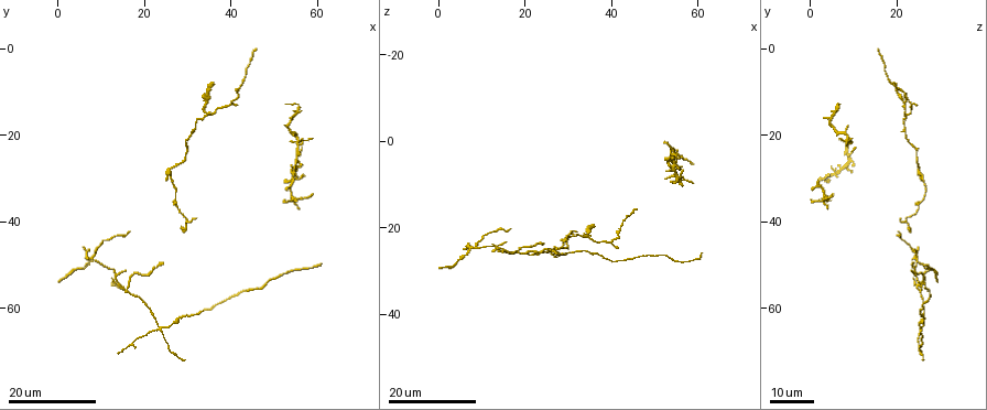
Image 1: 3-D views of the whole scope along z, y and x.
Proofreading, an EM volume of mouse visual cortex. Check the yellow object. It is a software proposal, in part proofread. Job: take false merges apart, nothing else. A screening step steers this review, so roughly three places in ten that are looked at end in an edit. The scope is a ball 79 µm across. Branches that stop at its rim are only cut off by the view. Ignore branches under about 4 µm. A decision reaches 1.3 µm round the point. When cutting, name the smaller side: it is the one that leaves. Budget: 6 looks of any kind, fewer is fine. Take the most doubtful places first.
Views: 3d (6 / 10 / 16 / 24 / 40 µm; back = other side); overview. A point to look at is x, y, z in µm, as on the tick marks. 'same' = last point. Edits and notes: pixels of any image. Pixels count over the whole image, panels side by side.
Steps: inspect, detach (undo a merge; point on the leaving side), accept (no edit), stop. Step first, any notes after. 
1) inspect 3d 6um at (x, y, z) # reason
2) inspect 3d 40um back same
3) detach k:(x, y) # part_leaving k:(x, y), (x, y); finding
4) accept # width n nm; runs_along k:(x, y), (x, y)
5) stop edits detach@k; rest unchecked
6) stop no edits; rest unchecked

inspect 3d 24um at (24.0, 64.5, 26.0) # looks like a crossing

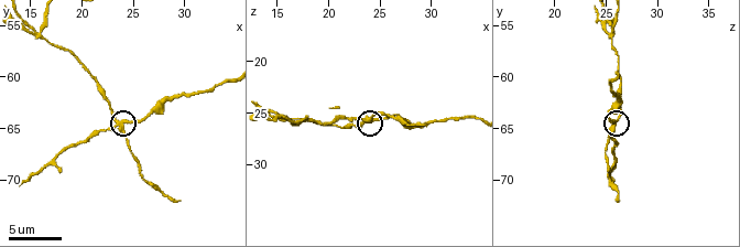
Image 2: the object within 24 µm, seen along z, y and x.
inspect 3d 6um at (23.8, 65.0, 25.8)

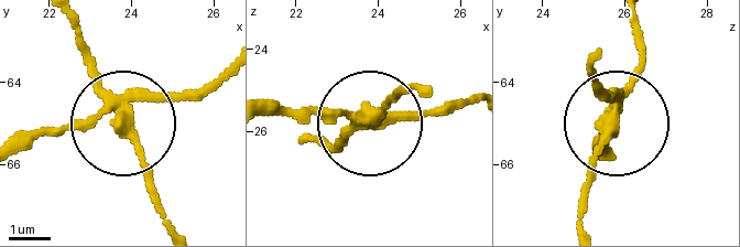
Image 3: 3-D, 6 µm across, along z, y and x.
detach 3:(84, 58) # part_leaving 3:(115, 99), (76, 19); a second cell is stuck on

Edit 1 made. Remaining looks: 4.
inspect 3d 24um at (30.0, 40.5, 22.5) # thick turns thin

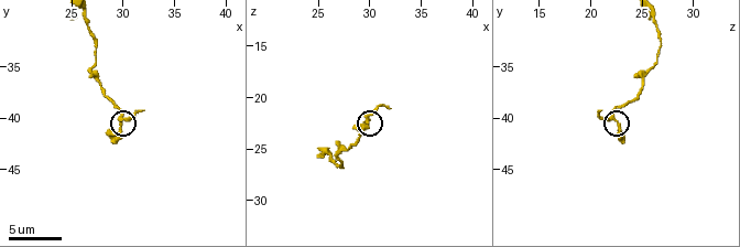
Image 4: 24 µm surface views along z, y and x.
inspect 3d 6um at (29.8, 40.2, 22.4)

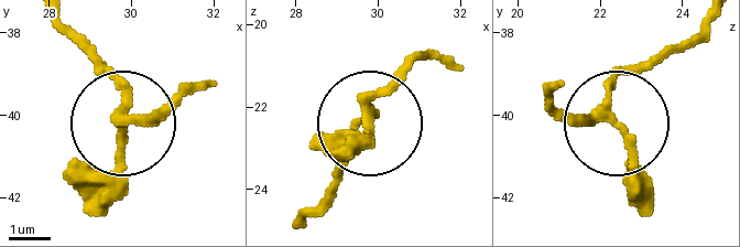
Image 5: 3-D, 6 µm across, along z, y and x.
inspect 3d 6um back at (29.80, 40.40, 22.55)

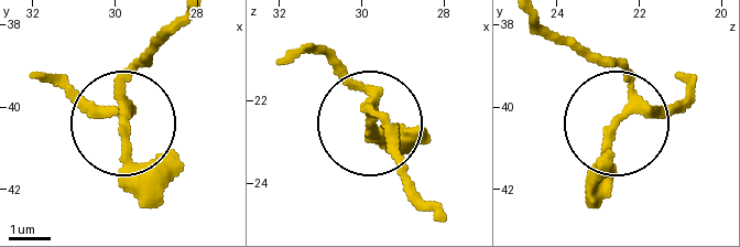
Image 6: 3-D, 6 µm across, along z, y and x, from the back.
accept # arms 3; one cell here

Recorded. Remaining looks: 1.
stop edits detach@3; rest unchecked

